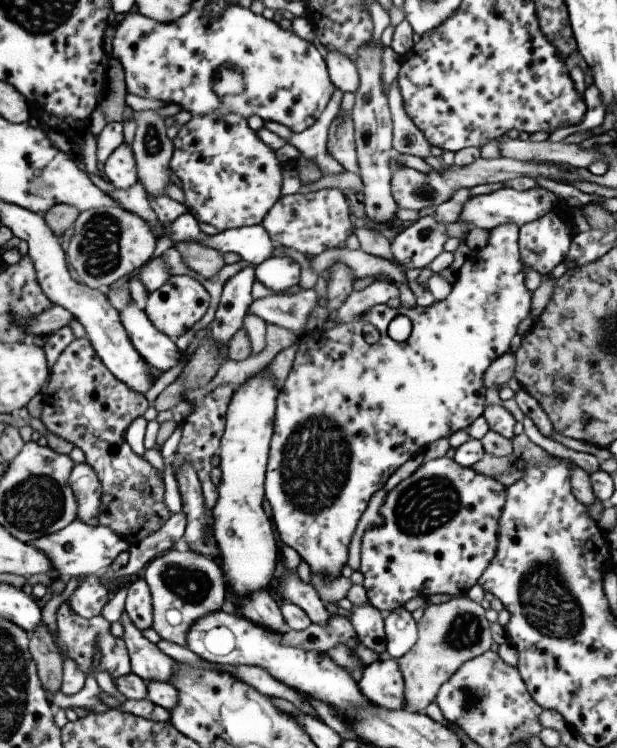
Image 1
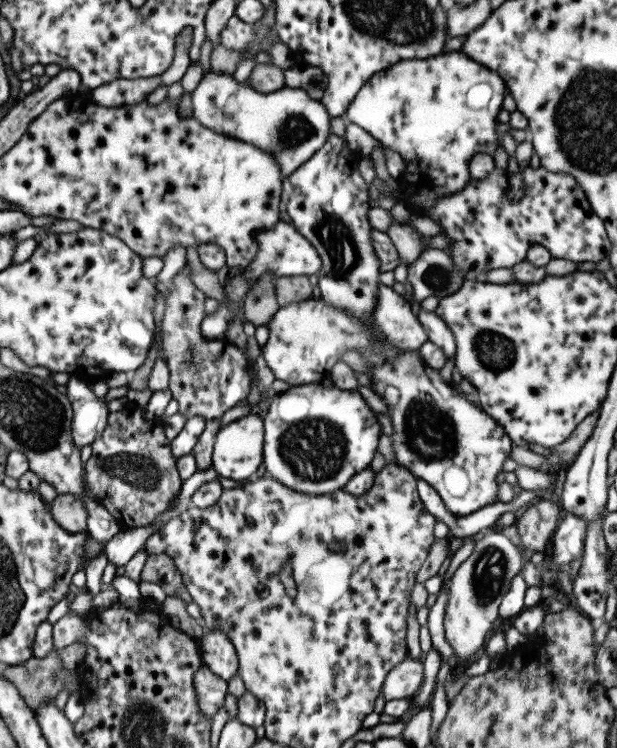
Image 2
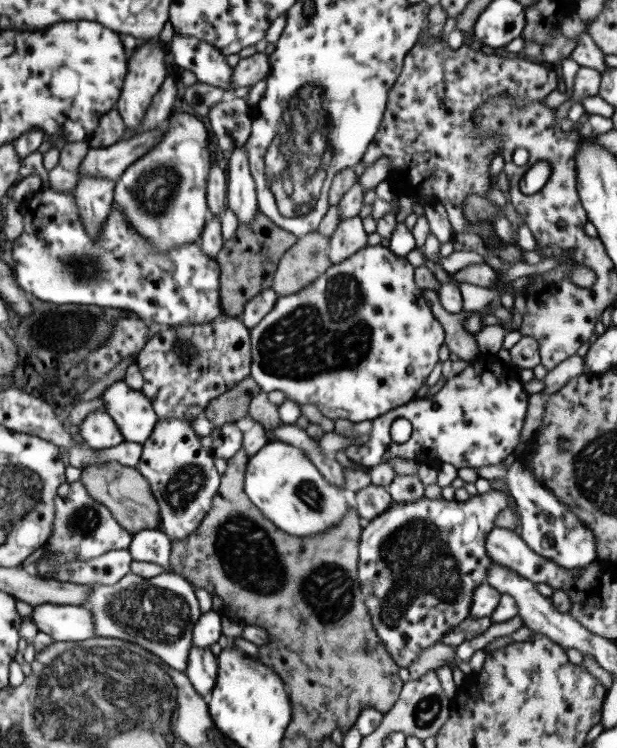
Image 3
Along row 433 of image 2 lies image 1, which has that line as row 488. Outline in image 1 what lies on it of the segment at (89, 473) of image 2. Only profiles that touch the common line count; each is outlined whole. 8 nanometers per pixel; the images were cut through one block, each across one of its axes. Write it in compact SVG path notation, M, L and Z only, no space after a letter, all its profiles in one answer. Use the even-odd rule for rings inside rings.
M87 338L74 339L57 356L51 366L48 382L41 392L41 416L48 433L54 434L65 442L73 444L85 455L85 463L95 472L102 492L98 509L97 525L103 525L115 532L129 544L143 541L156 532L171 516L163 504L164 485L162 476L154 468L130 450L124 440L125 430L135 418L140 418L151 404L140 393L131 391L123 382L116 380L101 360L95 355Z

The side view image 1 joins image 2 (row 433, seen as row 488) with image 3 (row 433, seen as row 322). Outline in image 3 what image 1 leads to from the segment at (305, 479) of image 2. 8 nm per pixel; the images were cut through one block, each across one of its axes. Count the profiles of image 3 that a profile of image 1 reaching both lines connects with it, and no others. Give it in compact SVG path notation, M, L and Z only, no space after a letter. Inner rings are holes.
M478 354L461 372L451 375L435 394L413 398L373 421L351 423L351 434L345 438L368 434L369 440L359 446L347 446L345 456L367 469L385 464L391 457L412 458L435 470L439 469L440 463L452 464L457 469L499 465L506 456L514 453L518 444L528 397L515 372L502 360ZM397 418L405 418L411 424L411 435L403 445L389 439L389 426Z

